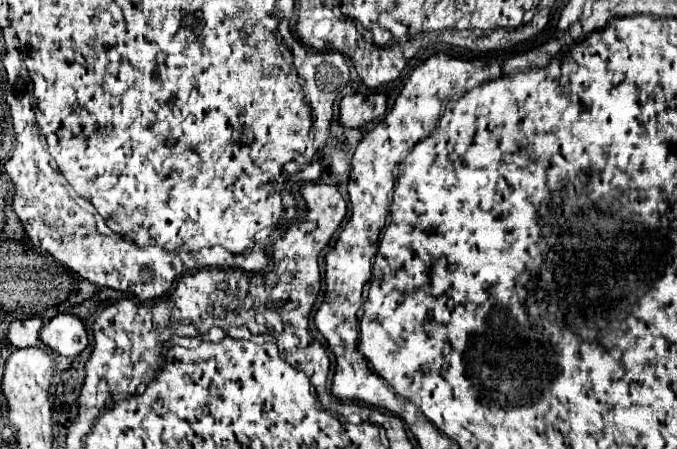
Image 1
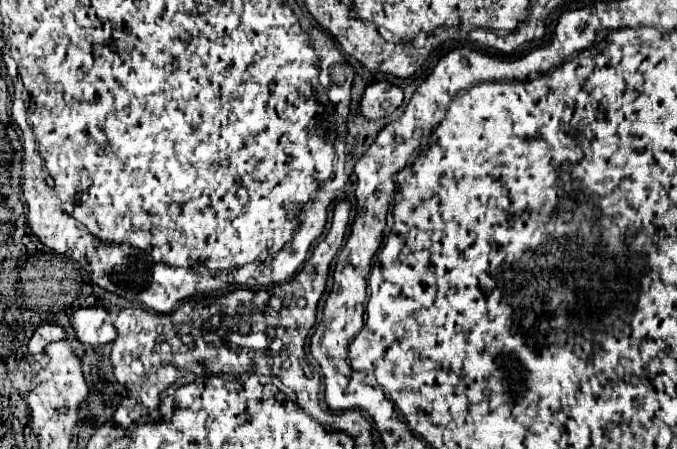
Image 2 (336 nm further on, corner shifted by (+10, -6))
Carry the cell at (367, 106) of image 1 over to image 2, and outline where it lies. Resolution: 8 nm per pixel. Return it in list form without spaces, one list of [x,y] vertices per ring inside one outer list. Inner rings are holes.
[[[387,81],[371,83],[361,97],[359,111],[367,119],[381,119],[391,115],[403,103],[403,91]]]

